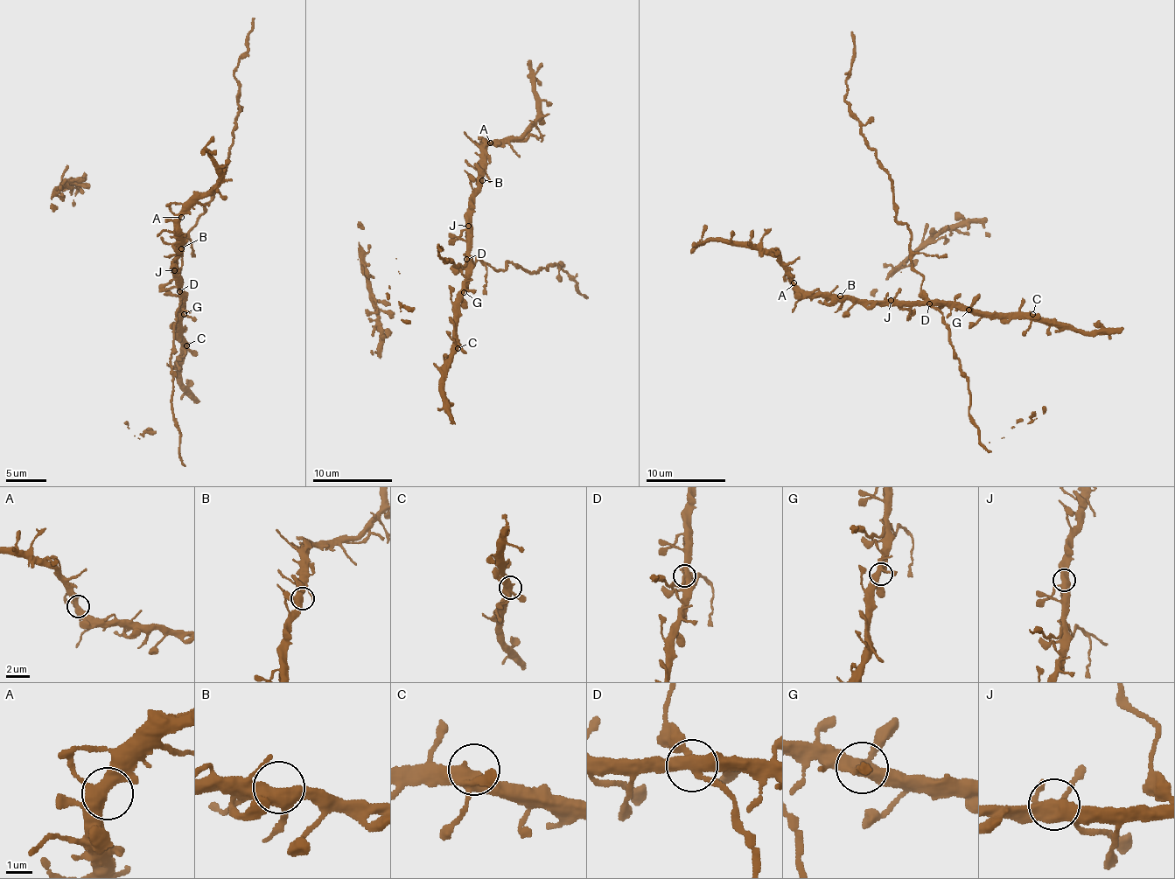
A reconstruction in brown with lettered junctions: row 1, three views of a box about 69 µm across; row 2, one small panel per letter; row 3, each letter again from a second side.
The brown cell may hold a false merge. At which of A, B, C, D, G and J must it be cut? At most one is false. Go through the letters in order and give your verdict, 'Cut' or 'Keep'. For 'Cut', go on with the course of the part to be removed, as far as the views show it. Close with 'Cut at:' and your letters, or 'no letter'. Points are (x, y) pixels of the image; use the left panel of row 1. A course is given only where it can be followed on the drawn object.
A: Keep
B: Keep
C: Keep
D: Keep
G: Keep
J: Keep
Cut at: no letter

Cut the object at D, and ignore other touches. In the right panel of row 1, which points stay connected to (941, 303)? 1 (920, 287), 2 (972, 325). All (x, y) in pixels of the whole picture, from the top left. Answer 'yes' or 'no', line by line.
1: no
2: yes

